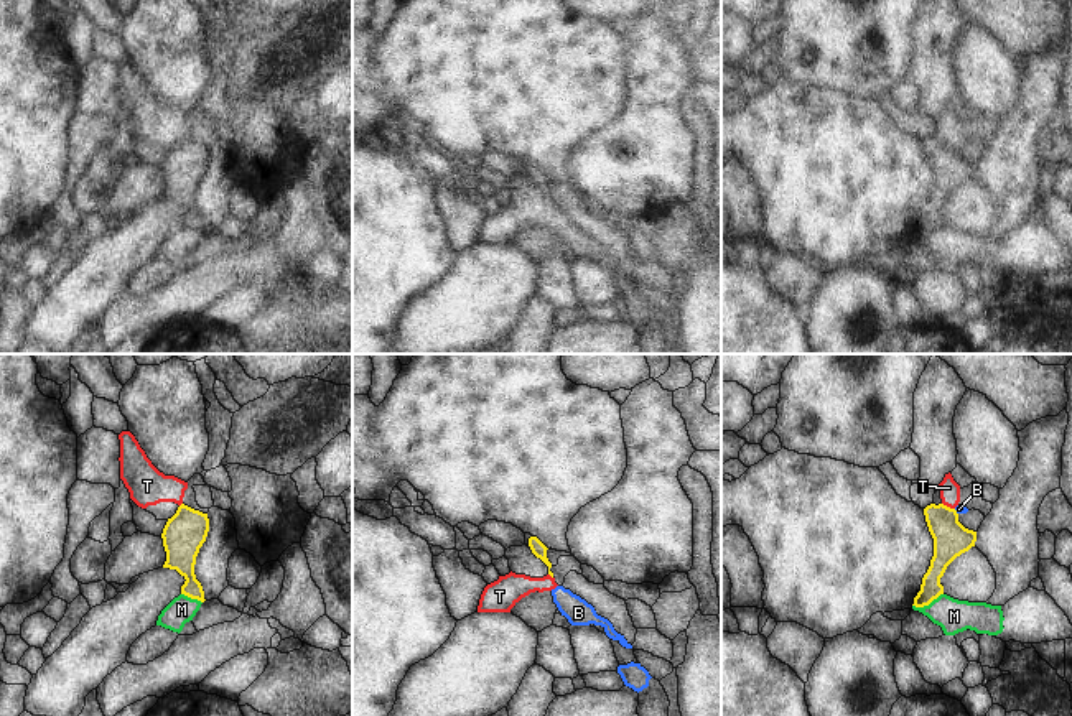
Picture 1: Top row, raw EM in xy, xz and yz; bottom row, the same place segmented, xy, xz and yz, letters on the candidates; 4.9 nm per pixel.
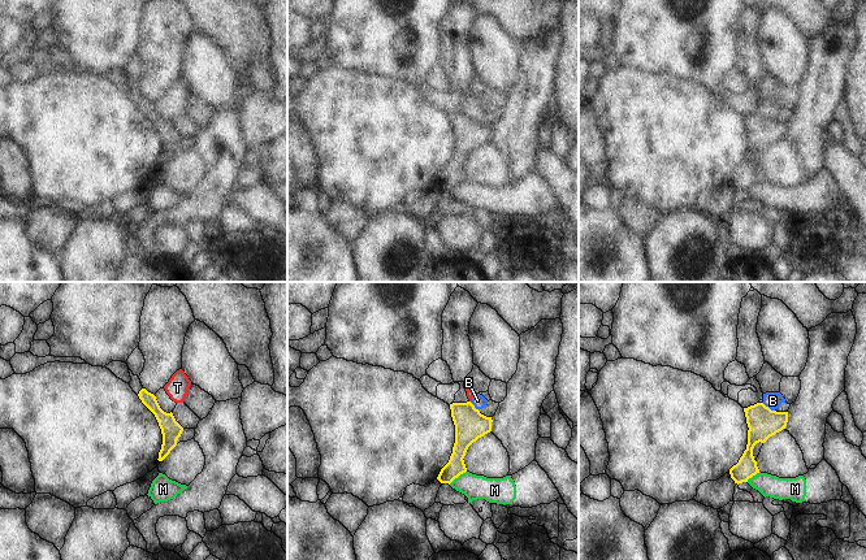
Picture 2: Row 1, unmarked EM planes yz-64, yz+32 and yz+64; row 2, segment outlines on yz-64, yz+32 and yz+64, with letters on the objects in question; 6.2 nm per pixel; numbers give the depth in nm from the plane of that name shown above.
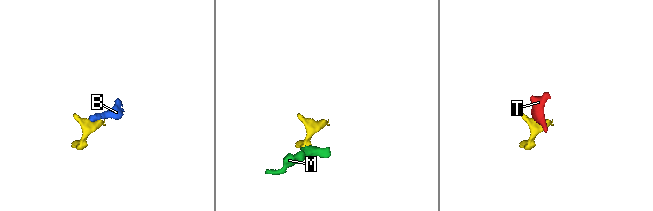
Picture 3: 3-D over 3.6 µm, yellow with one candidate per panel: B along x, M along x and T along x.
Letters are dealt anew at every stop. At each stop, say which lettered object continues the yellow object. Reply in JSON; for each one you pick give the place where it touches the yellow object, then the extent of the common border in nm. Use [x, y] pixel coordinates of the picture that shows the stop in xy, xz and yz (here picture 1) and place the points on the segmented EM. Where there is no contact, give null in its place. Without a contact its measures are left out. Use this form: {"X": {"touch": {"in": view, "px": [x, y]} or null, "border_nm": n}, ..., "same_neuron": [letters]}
{"same_neuron": []}

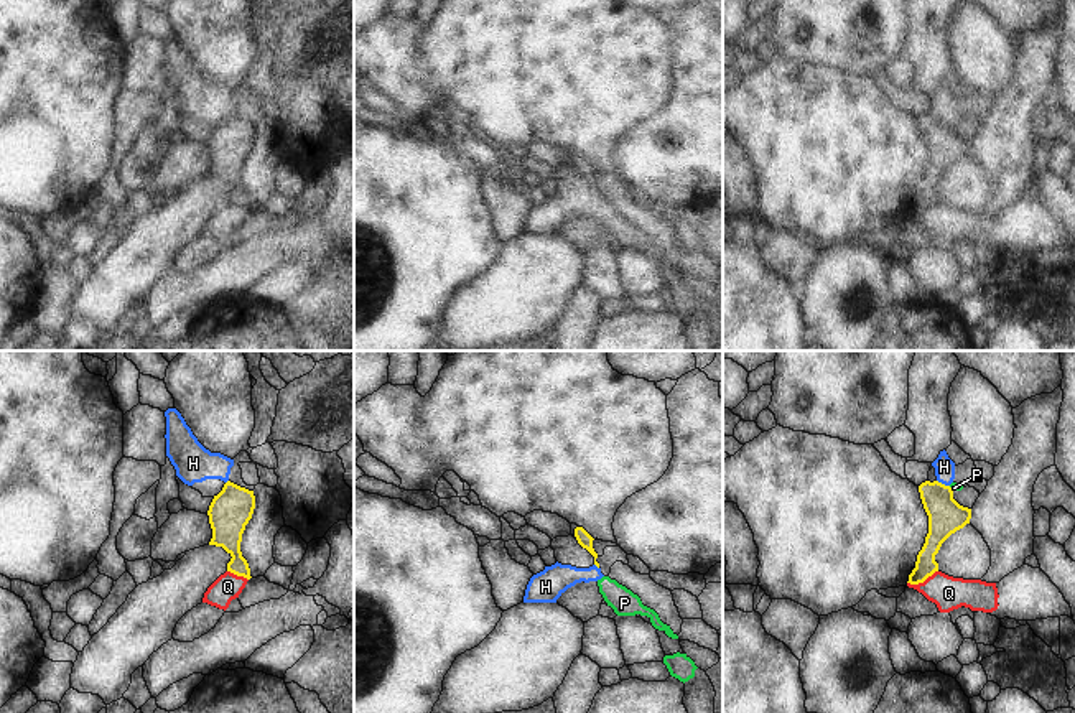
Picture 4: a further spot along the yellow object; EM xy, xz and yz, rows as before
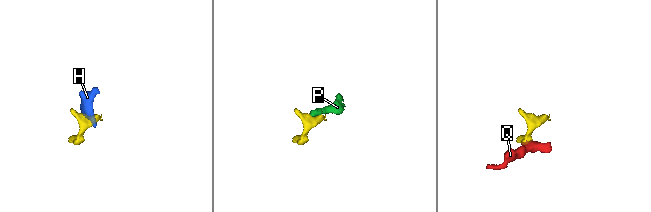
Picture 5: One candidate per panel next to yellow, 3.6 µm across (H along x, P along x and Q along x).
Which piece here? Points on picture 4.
{"same_neuron": []}

